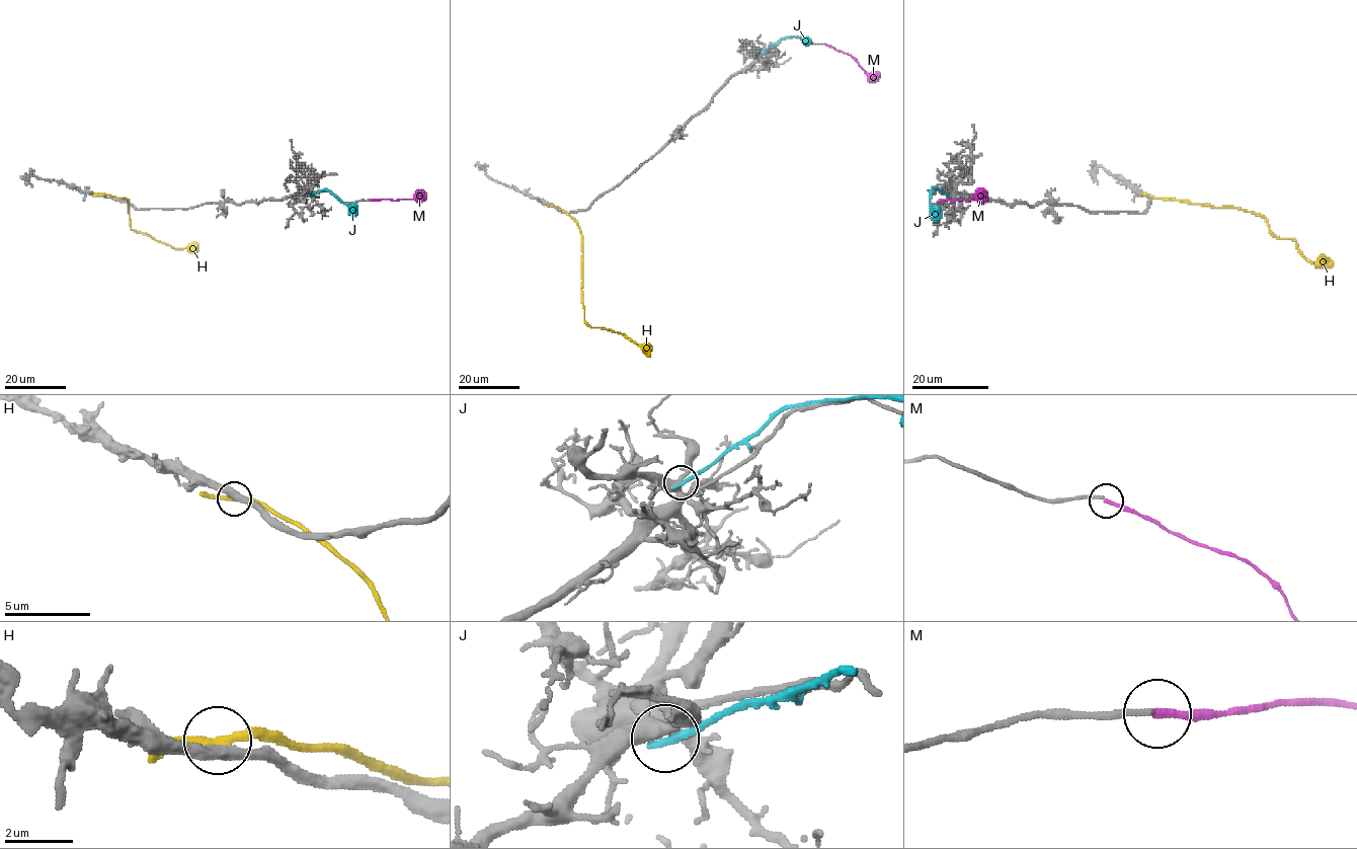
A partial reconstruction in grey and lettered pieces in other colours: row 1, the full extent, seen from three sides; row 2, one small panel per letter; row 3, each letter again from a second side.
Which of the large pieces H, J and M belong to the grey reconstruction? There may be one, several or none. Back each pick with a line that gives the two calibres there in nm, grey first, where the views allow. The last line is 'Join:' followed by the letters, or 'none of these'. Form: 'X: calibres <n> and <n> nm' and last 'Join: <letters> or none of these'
Join: none of these

